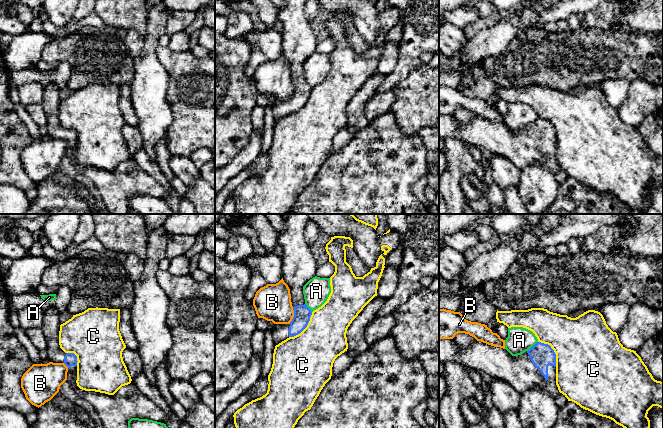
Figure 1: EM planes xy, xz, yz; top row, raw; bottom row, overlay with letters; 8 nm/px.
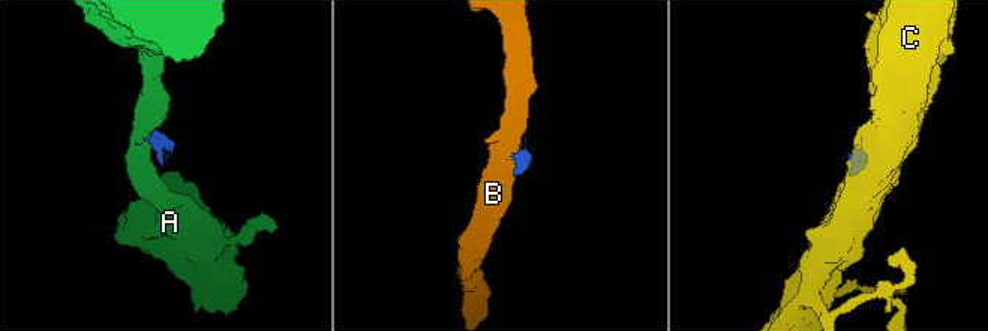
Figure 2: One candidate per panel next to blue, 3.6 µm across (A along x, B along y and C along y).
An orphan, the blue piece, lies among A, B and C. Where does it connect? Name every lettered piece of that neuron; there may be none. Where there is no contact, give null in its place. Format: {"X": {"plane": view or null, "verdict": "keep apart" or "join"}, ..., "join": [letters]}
{"A": {"plane": "yz", "verdict": "keep apart"}, "B": {"plane": "xz", "verdict": "keep apart"}, "C": {"plane": "yz", "verdict": "keep apart"}, "join": []}

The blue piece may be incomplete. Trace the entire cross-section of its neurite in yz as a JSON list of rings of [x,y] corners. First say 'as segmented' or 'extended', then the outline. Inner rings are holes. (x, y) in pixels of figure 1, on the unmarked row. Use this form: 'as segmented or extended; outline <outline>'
extended; outline [[[439,114],[439,138],[445,140],[449,137],[455,137],[467,144],[482,147],[493,155],[505,157],[519,170],[534,163],[549,168],[554,174],[559,170],[556,161],[556,130],[548,120],[537,118],[523,130],[512,132],[506,125],[494,123],[481,117],[476,117],[467,125],[462,126],[453,115]]]

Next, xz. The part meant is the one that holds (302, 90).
extended; outline [[[284,0],[283,6],[277,8],[278,22],[282,24],[283,28],[282,54],[290,65],[294,93],[289,100],[274,100],[272,114],[275,122],[289,113],[300,110],[307,103],[312,91],[312,87],[305,80],[303,62],[316,52],[318,41],[311,28],[311,23],[305,16],[305,2],[306,0]]]

